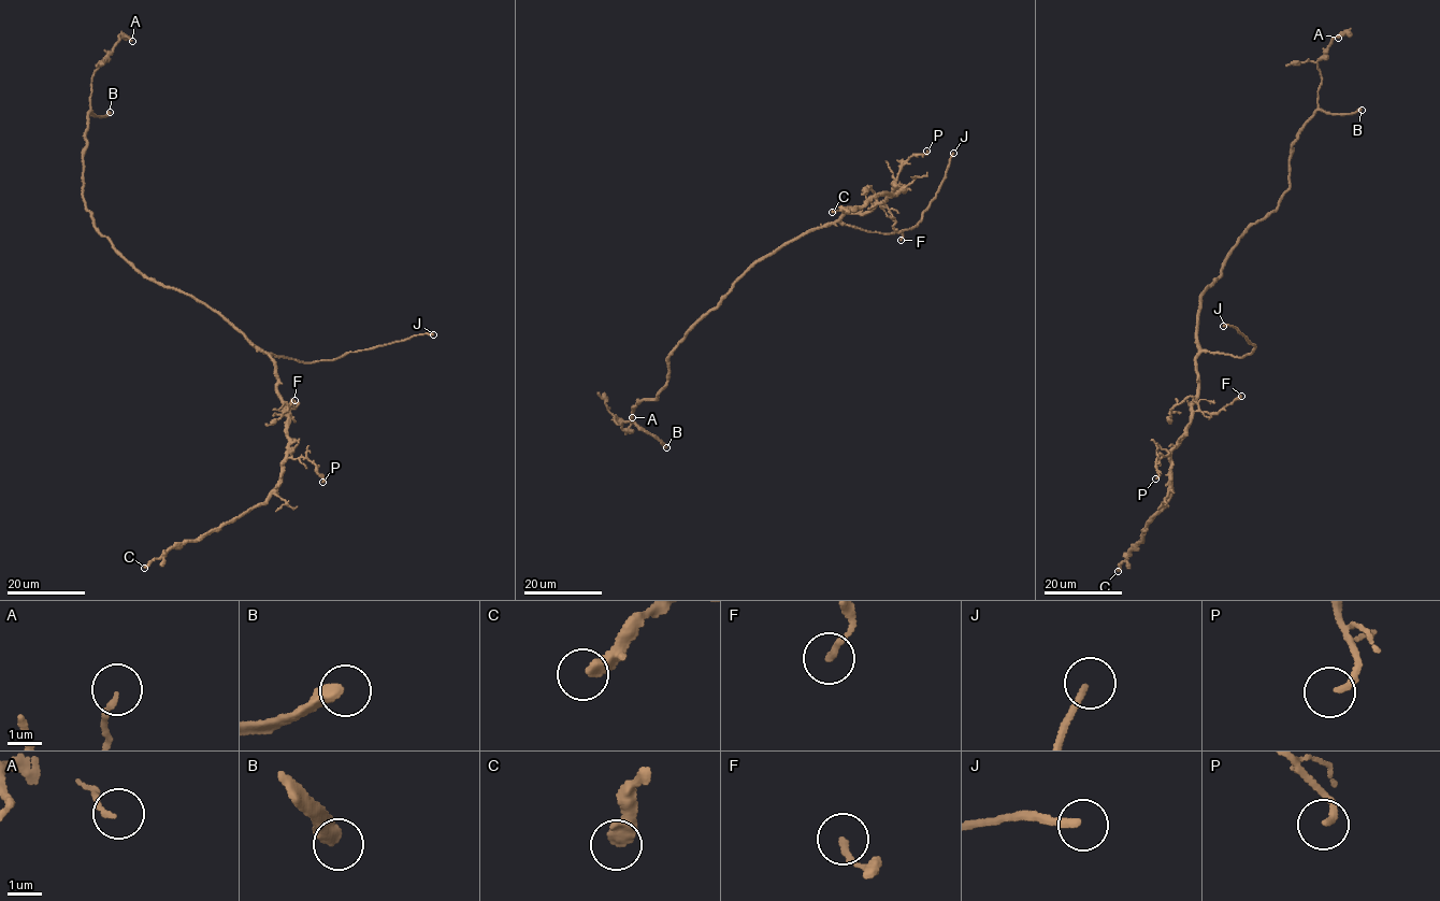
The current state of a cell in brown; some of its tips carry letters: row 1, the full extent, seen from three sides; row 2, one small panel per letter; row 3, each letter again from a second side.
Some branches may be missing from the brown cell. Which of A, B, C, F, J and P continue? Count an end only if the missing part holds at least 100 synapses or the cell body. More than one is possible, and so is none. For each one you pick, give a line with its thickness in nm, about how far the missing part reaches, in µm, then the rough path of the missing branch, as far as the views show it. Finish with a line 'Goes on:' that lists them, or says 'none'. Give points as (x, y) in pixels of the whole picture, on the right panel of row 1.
B: 440 nm thick; about 180 µm are missing
C: 380 nm thick; about 120 µm are missing
J: 200 nm thick; about 60 µm are missing; missing branch runs (1223, 326), (1195, 332), (1160, 332), (1139, 343), (1128, 341), (1136, 357)
Goes on: B, C, J

